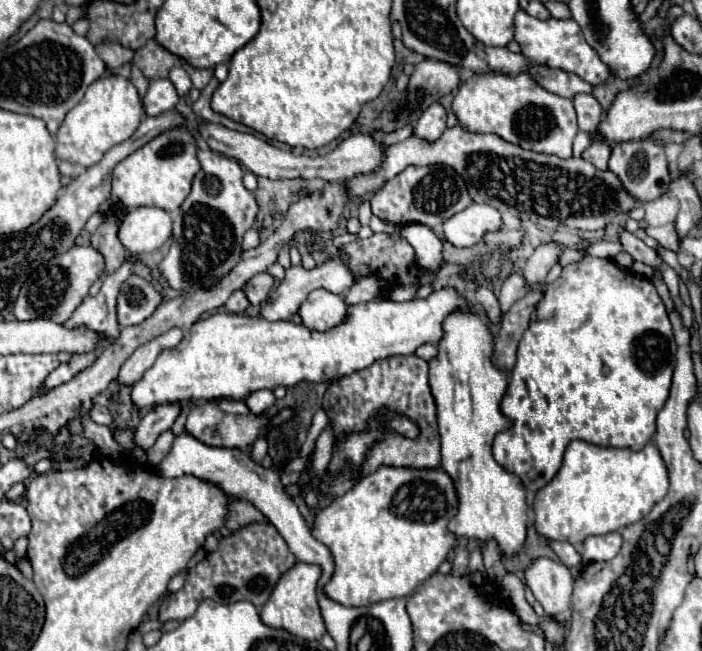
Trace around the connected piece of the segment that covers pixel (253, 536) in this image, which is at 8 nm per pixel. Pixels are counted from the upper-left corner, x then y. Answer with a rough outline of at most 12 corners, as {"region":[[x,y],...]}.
{"region":[[274,525],[222,537],[168,593],[160,621],[202,599],[262,607],[296,565]]}

